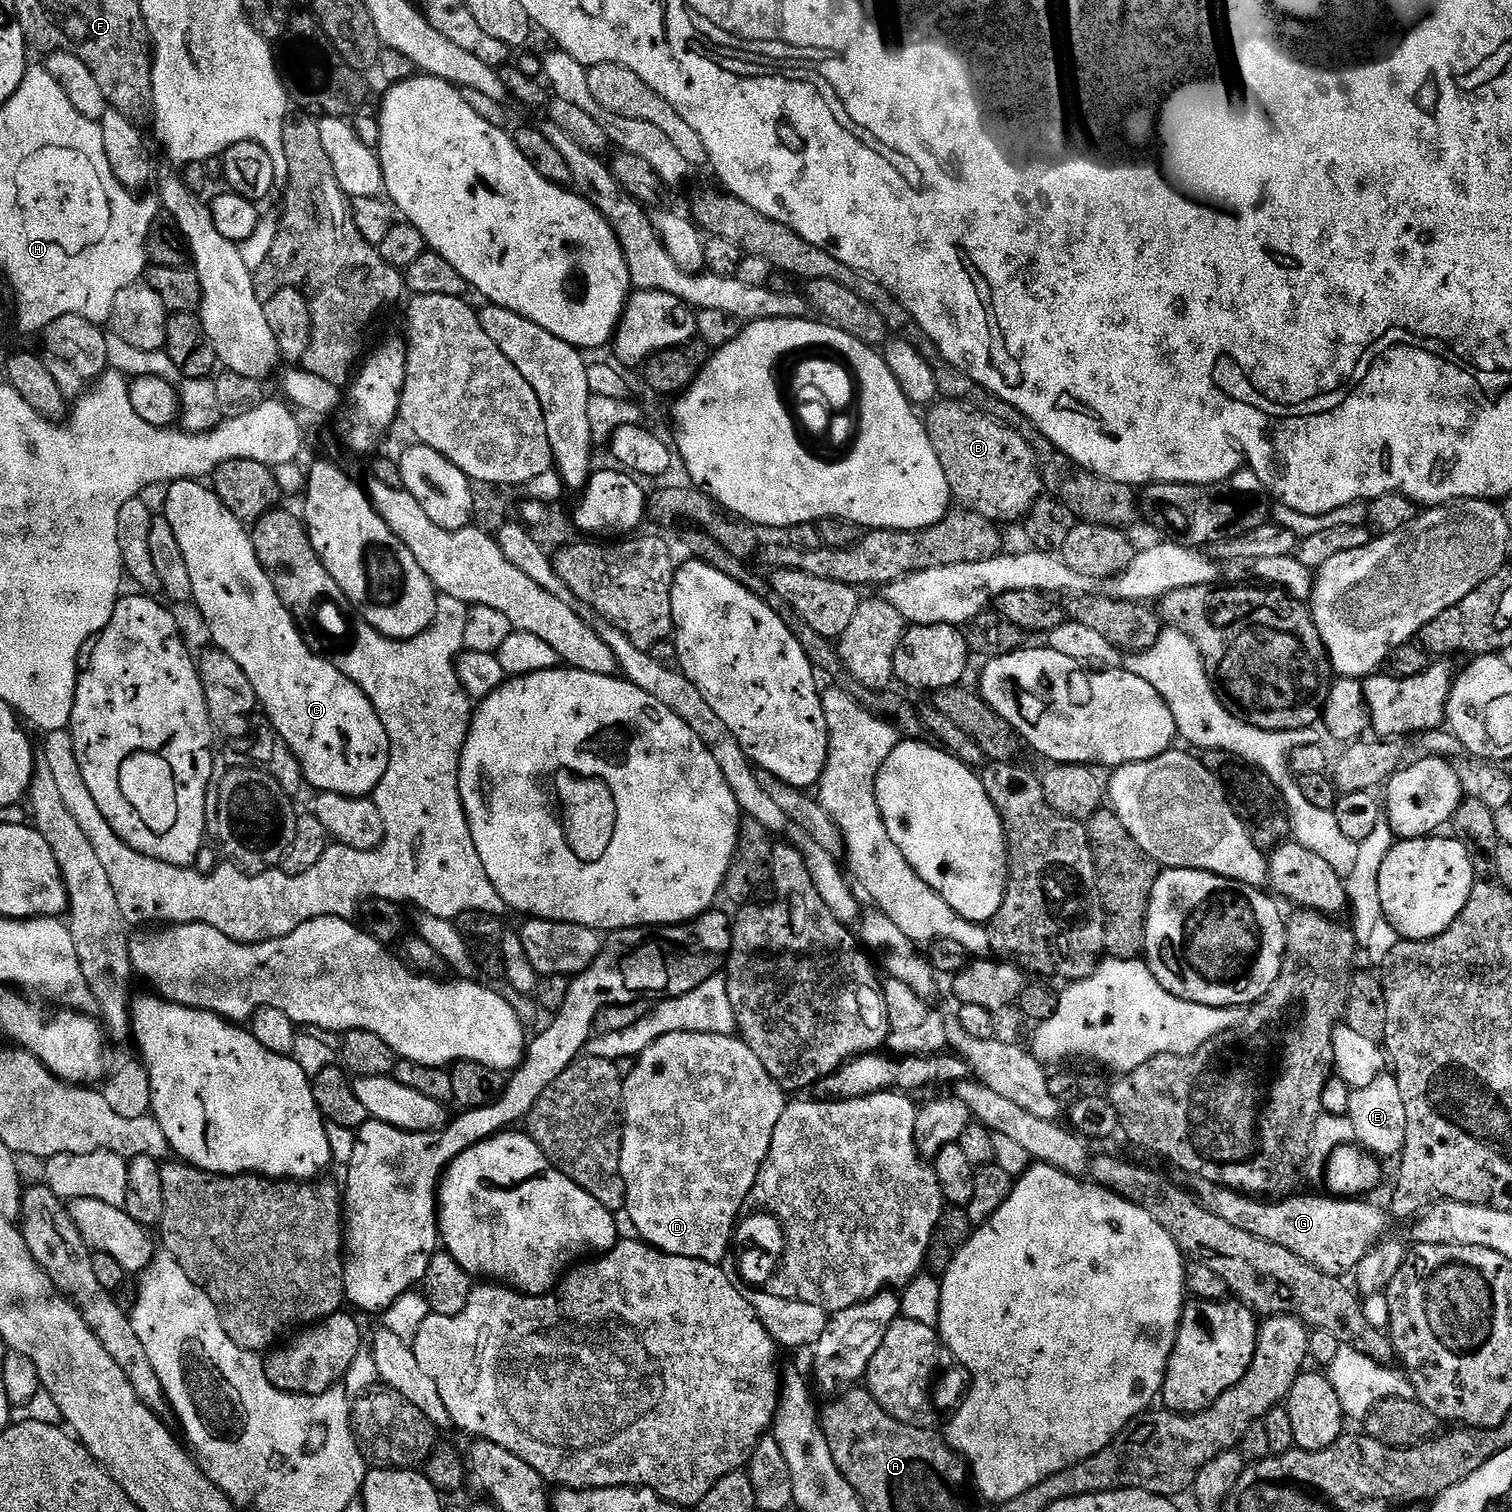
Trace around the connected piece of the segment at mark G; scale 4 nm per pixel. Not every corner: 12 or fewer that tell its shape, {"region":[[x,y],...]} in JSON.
{"region":[[1195,1181],[1210,1214],[1341,1278],[1385,1239],[1364,1198],[1269,1202]]}

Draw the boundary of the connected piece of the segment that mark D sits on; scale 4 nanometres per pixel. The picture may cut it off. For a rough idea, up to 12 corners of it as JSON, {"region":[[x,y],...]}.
{"region":[[735,1035],[624,1076],[639,1239],[723,1263],[786,1093]]}

